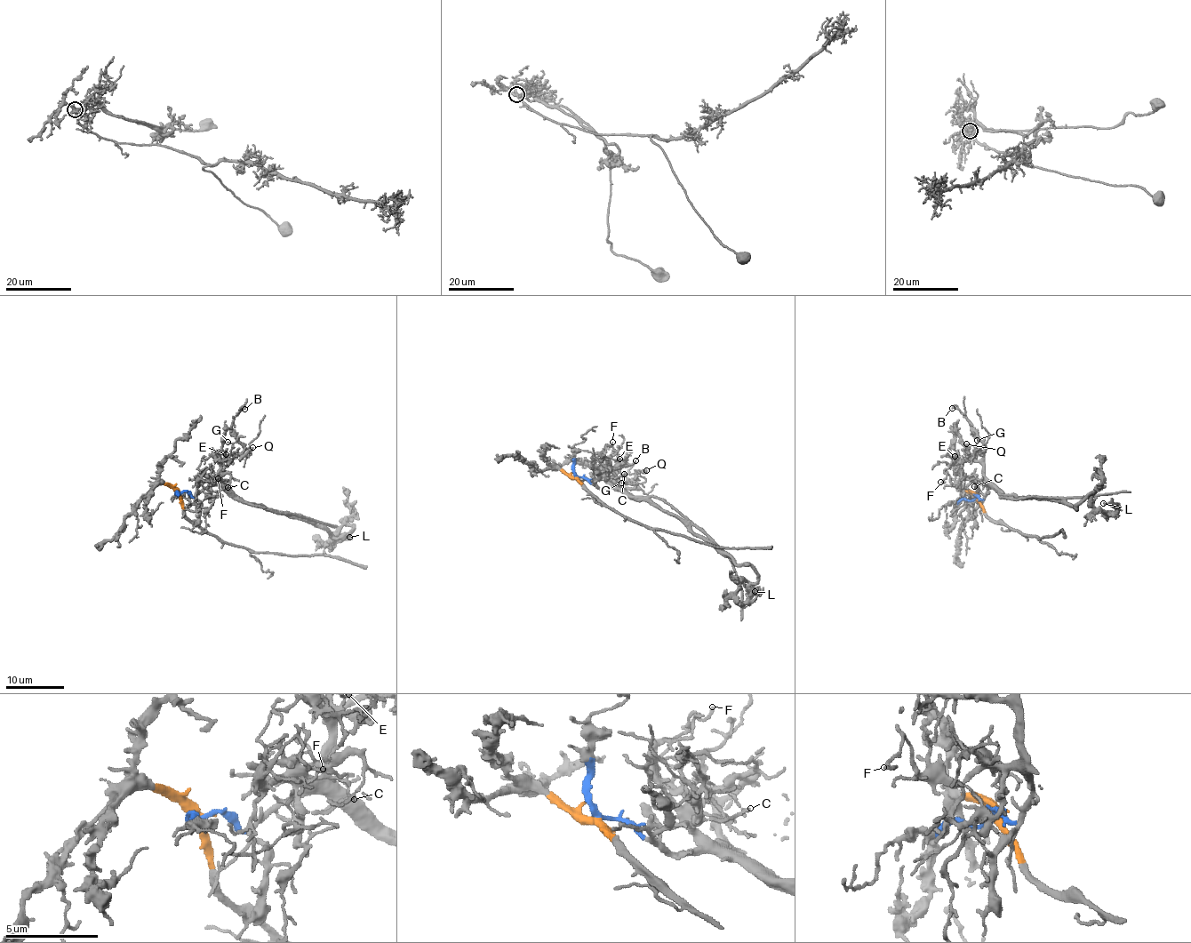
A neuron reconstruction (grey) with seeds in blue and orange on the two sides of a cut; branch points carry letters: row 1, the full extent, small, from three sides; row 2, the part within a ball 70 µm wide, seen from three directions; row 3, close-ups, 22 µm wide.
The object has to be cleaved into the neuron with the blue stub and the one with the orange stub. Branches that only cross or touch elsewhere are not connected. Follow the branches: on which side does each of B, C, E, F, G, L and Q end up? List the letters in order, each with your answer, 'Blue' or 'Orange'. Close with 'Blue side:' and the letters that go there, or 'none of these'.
B: Blue
C: Blue
E: Blue
F: Blue
G: Blue
L: Blue
Q: Blue
Blue side: B, C, E, F, G, L, Q

